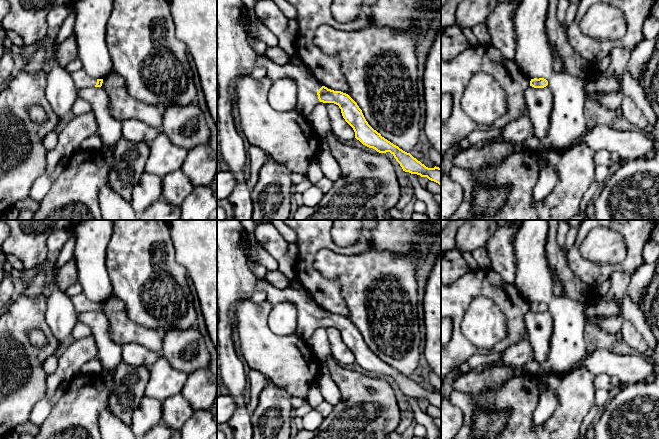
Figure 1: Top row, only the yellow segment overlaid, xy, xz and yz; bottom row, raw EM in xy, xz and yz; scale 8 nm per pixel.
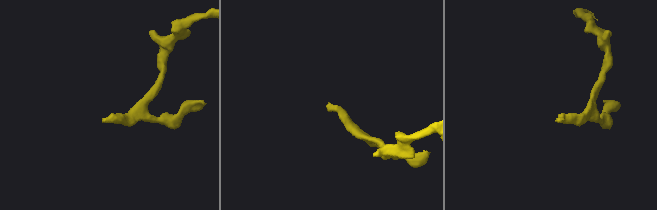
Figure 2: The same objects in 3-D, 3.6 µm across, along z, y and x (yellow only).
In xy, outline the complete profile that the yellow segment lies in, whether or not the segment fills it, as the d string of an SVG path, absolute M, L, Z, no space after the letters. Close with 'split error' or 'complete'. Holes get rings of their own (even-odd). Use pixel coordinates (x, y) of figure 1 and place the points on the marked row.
M83 68L71 73L71 77L77 90L101 87L103 83L103 79L90 77Z | split error

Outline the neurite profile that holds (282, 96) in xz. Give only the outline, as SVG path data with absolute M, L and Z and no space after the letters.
M281 78L274 81L267 94L271 107L277 111L294 110L297 104L297 86L291 78Z

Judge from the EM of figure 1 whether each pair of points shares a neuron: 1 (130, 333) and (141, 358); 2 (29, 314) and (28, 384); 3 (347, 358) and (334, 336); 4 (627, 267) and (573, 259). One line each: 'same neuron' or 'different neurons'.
1: different neurons
2: same neuron
3: same neuron
4: same neuron

